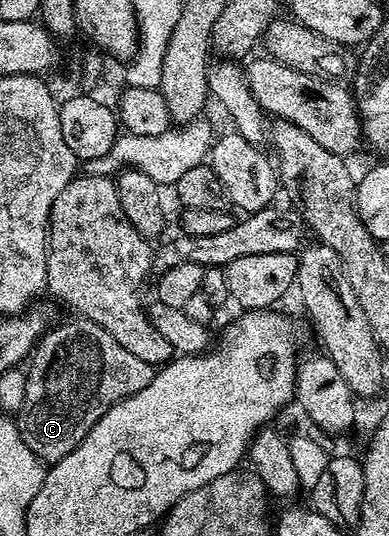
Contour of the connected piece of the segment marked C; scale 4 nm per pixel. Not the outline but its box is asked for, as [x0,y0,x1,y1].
[17,319,157,462]

